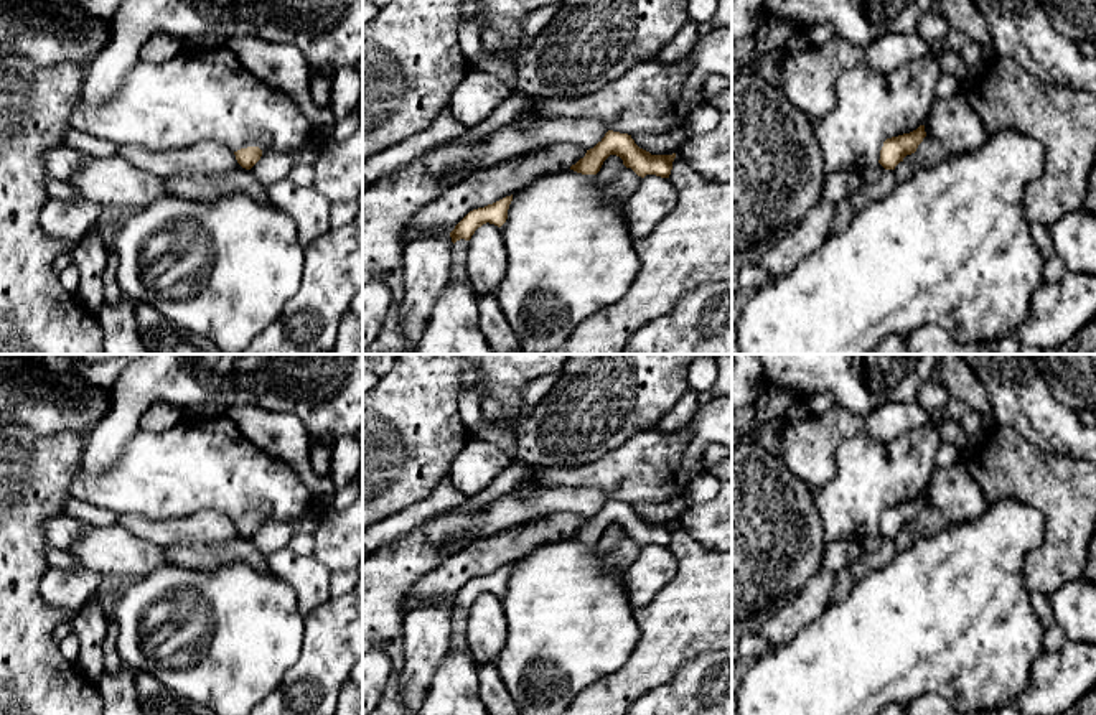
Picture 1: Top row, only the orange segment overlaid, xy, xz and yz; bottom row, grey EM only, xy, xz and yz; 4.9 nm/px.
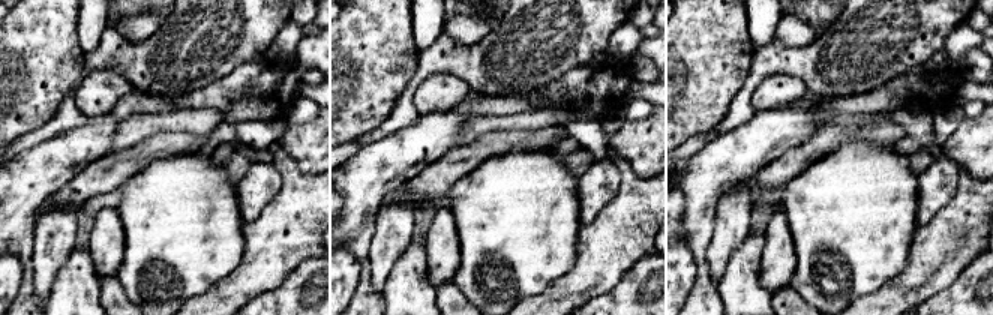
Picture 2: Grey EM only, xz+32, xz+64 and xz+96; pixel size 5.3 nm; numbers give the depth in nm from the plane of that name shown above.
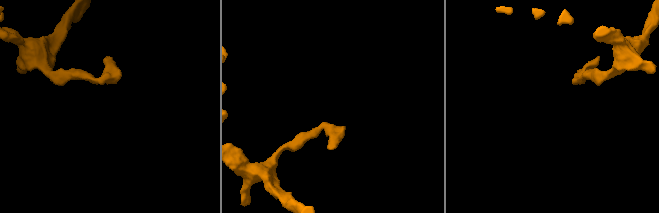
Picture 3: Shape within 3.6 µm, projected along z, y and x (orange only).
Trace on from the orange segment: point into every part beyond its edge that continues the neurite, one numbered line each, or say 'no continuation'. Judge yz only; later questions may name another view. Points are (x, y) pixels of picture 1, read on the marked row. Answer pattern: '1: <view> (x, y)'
no continuation

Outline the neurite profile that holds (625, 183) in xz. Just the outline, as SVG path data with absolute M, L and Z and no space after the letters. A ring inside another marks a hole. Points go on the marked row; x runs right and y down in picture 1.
M610 155L597 173L597 181L605 186L605 196L610 201L623 203L635 193L641 176L626 168L620 157Z

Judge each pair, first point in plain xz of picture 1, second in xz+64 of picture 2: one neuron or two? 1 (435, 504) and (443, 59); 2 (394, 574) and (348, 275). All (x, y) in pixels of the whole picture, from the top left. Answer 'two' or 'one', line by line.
1: one
2: two

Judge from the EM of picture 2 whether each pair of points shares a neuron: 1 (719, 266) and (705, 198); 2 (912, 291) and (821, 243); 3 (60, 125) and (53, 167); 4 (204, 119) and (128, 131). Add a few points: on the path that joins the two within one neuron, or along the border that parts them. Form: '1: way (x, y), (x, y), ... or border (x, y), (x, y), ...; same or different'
1: border (720, 198), (707, 249), (708, 267); different
2: border (911, 251), (897, 273), (858, 297); different
3: border (87, 119), (84, 123), (27, 150); different
4: way (185, 120), (164, 120), (147, 125); same

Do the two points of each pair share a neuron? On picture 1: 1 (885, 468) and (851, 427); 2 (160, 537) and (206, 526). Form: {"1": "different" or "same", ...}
{"1": "different", "2": "same"}

